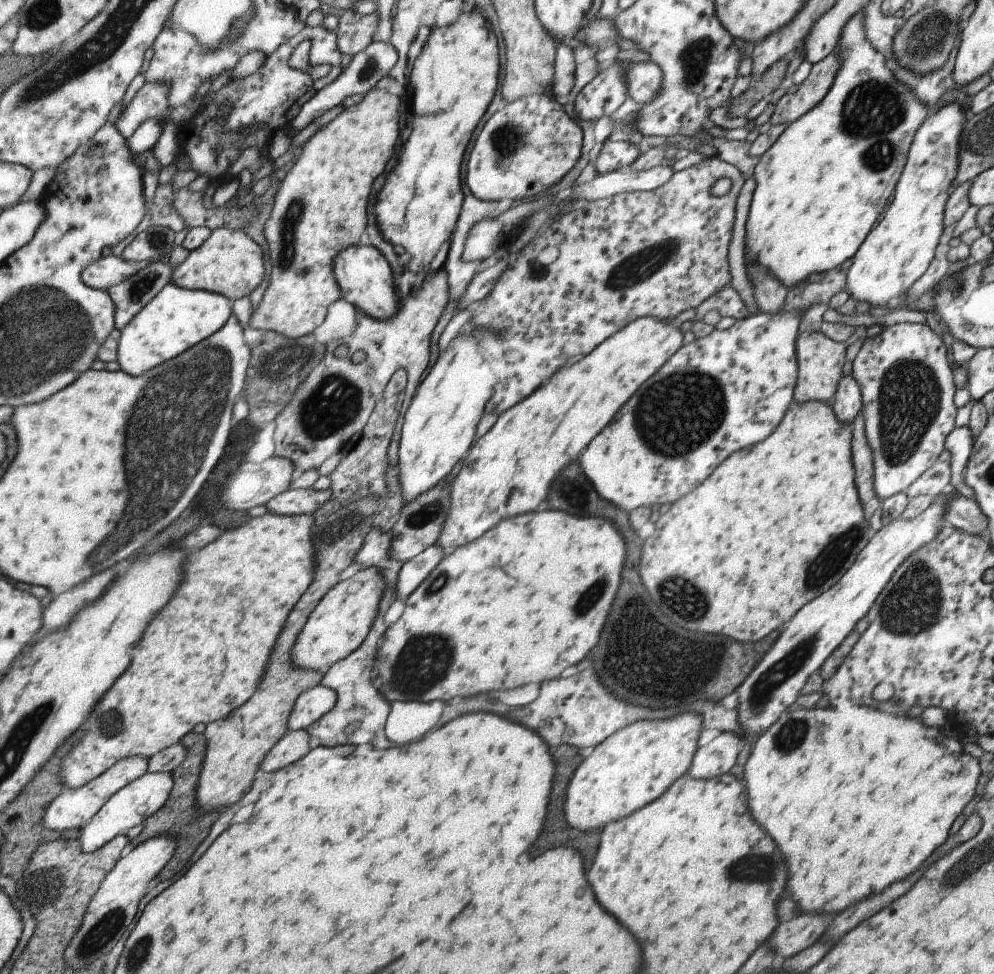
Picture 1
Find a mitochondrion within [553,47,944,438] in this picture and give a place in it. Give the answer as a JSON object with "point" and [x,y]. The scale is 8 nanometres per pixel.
{"point":[871,112]}

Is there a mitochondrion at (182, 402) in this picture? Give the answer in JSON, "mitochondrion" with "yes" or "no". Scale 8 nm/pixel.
{"mitochondrion":"yes"}

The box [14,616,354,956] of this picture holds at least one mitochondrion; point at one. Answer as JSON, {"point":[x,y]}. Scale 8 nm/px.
{"point":[42,886]}

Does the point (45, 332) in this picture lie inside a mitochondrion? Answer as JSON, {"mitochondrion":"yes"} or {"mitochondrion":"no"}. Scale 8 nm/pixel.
{"mitochondrion":"yes"}

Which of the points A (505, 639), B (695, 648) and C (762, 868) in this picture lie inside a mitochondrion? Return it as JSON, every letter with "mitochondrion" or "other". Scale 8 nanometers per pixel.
{"A":"other","B":"other","C":"mitochondrion"}

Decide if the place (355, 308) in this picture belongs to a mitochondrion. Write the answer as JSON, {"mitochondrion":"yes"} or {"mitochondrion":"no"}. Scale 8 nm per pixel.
{"mitochondrion":"no"}

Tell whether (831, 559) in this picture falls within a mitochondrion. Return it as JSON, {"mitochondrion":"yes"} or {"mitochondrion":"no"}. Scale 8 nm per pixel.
{"mitochondrion":"yes"}

